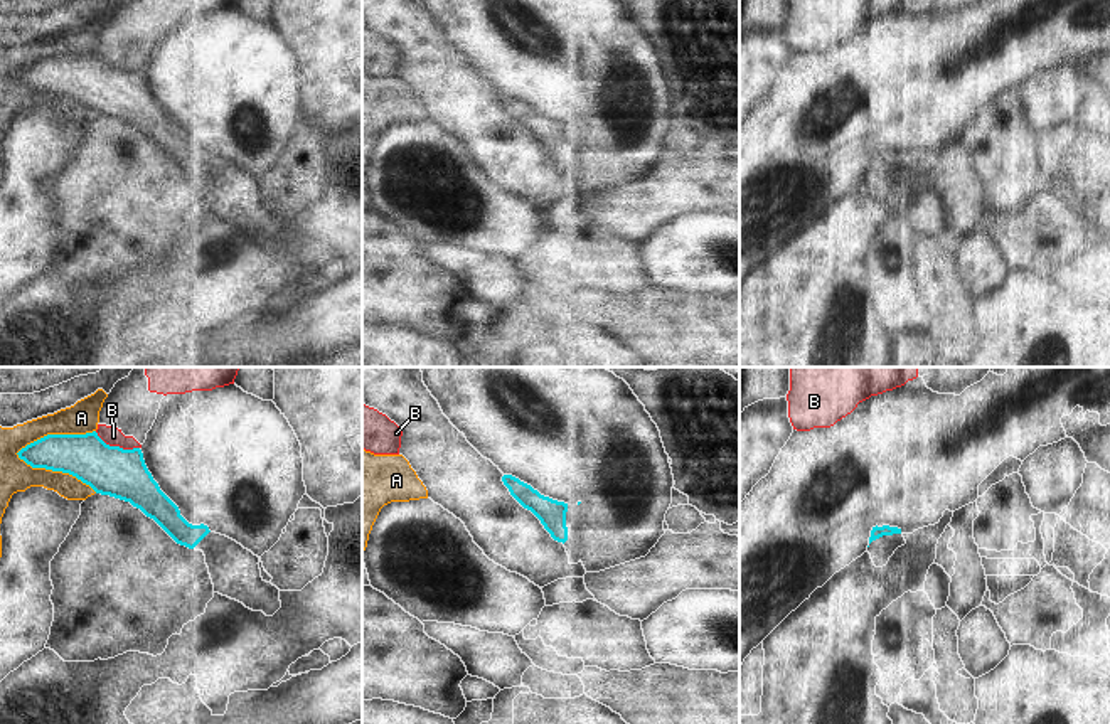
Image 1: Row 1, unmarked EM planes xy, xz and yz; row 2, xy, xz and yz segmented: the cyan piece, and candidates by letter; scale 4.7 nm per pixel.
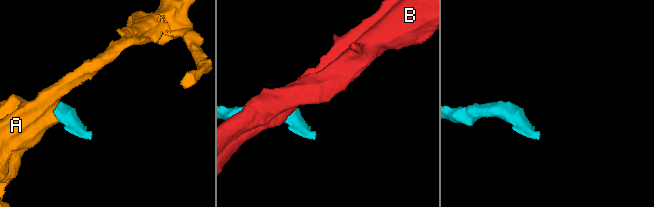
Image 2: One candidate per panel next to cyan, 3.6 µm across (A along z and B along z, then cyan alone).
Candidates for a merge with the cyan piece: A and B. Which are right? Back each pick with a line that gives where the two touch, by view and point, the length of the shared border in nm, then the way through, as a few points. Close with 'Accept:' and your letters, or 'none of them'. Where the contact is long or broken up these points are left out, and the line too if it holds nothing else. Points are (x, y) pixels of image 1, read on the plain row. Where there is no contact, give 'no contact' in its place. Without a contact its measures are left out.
Accept: none of them

